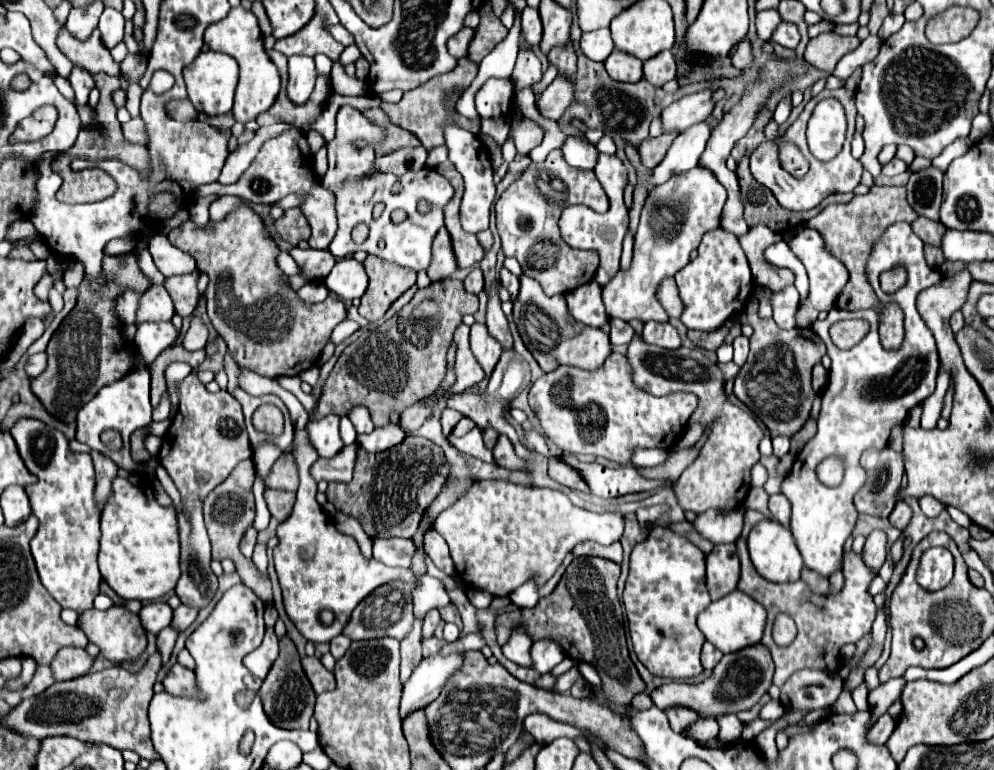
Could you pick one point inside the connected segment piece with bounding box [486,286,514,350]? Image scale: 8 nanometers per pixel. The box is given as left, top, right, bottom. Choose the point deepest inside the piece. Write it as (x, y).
(497, 324)

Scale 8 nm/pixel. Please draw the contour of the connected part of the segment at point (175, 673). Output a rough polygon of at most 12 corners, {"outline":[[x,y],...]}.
{"outline":[[178,662],[162,684],[172,696],[198,694],[194,672]]}

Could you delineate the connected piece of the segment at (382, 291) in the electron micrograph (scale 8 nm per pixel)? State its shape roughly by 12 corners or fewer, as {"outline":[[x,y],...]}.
{"outline":[[370,256],[358,312],[376,322],[416,272]]}

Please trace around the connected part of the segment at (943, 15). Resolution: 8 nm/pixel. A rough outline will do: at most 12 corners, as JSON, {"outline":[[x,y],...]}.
{"outline":[[952,6],[930,18],[932,44],[960,42],[978,24],[976,10]]}

